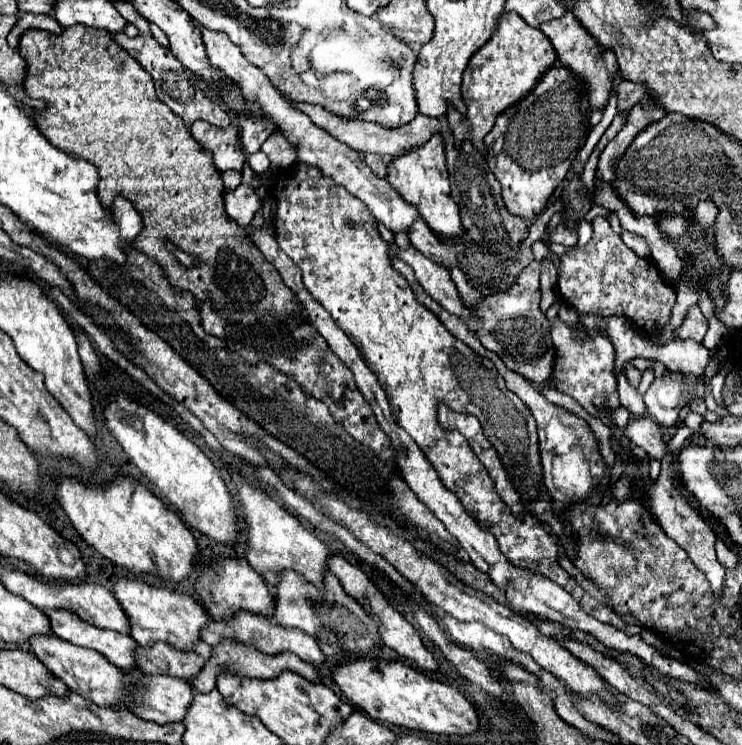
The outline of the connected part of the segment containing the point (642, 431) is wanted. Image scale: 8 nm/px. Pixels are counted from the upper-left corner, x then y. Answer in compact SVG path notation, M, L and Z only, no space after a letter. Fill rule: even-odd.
M644 416L644 418L630 418L626 428L624 428L624 436L634 442L636 446L644 448L644 452L656 460L660 460L666 454L666 444L660 436L660 426Z

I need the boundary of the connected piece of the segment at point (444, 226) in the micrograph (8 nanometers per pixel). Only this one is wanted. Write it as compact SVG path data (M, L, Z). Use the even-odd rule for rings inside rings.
M436 134L426 144L422 144L418 150L392 160L388 164L386 180L392 184L392 188L398 188L398 194L408 204L414 204L418 208L420 216L434 230L436 236L440 236L442 240L452 240L452 238L460 238L464 234L458 204L450 196L450 182L448 182L442 136Z

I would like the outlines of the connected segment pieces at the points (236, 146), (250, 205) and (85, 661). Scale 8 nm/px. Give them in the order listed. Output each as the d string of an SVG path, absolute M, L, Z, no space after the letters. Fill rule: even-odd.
M198 120L190 126L190 132L198 144L214 154L214 164L220 172L226 170L242 170L246 162L246 154L240 146L238 126L230 124L228 128L214 128L204 120Z
M240 184L234 192L226 190L224 204L226 204L228 216L236 220L240 226L250 224L254 214L262 208L262 200L250 184Z
M42 634L42 636L32 636L28 640L30 652L50 668L50 672L60 678L72 692L78 692L84 698L90 698L98 706L114 706L118 710L128 710L124 704L128 700L128 690L126 690L126 676L122 676L122 670L118 670L114 664L110 664L100 652L94 652L90 648L74 646L54 634Z

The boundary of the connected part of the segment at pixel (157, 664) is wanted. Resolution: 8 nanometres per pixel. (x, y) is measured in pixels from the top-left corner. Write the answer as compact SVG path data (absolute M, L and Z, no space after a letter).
M198 640L194 652L172 652L166 644L154 644L154 648L136 648L136 664L146 674L168 674L174 678L190 678L200 672L206 658L212 654L212 646Z

